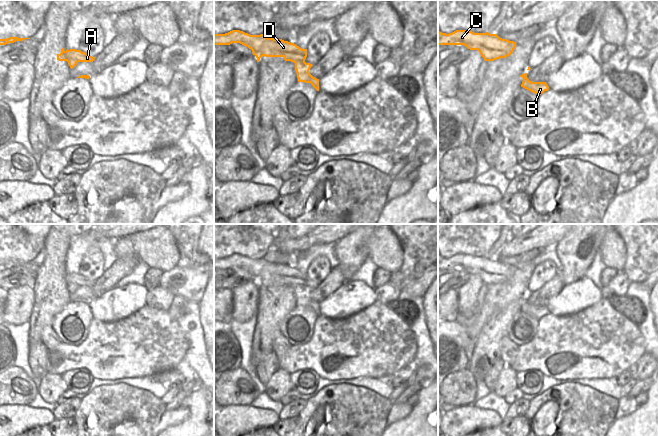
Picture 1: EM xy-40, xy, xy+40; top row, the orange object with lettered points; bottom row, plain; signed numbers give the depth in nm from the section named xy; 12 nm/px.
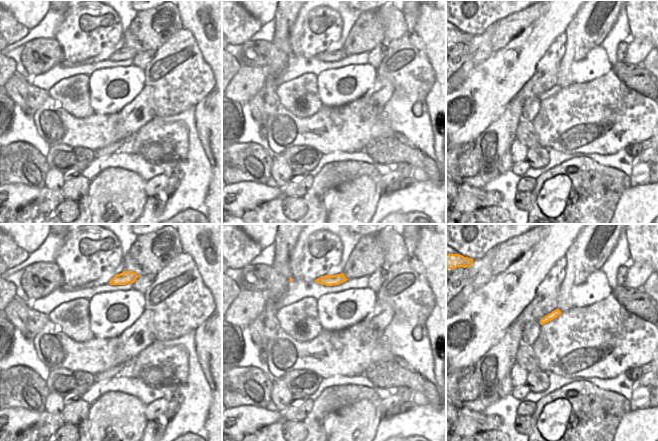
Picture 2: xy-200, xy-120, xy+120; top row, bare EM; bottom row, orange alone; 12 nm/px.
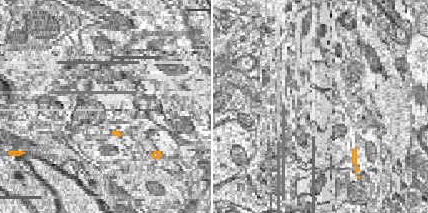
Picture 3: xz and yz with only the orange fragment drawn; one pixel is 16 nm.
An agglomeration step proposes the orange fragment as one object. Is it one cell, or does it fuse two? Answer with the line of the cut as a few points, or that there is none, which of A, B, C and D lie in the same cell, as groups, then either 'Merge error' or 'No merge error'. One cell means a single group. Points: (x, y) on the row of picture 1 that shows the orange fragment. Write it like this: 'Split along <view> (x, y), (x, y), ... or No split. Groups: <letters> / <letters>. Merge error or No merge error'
Split along xy (304, 61), (299, 61), (295, 67). Groups: A C D / B. Merge error.

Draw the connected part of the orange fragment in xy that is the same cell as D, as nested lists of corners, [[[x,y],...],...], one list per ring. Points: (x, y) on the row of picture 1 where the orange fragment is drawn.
[[[232,30],[225,34],[214,34],[214,45],[230,45],[232,43],[240,43],[251,49],[253,55],[257,58],[257,62],[259,62],[260,58],[263,56],[283,57],[285,61],[294,62],[296,67],[298,62],[305,62],[307,57],[307,49],[302,49],[296,44],[282,39],[268,38],[264,34],[250,35],[240,30]]]

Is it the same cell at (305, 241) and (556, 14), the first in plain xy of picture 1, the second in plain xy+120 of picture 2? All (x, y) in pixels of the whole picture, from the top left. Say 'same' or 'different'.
different

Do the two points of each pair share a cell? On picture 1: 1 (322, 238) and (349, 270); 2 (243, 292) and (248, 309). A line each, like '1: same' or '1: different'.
1: different
2: same

